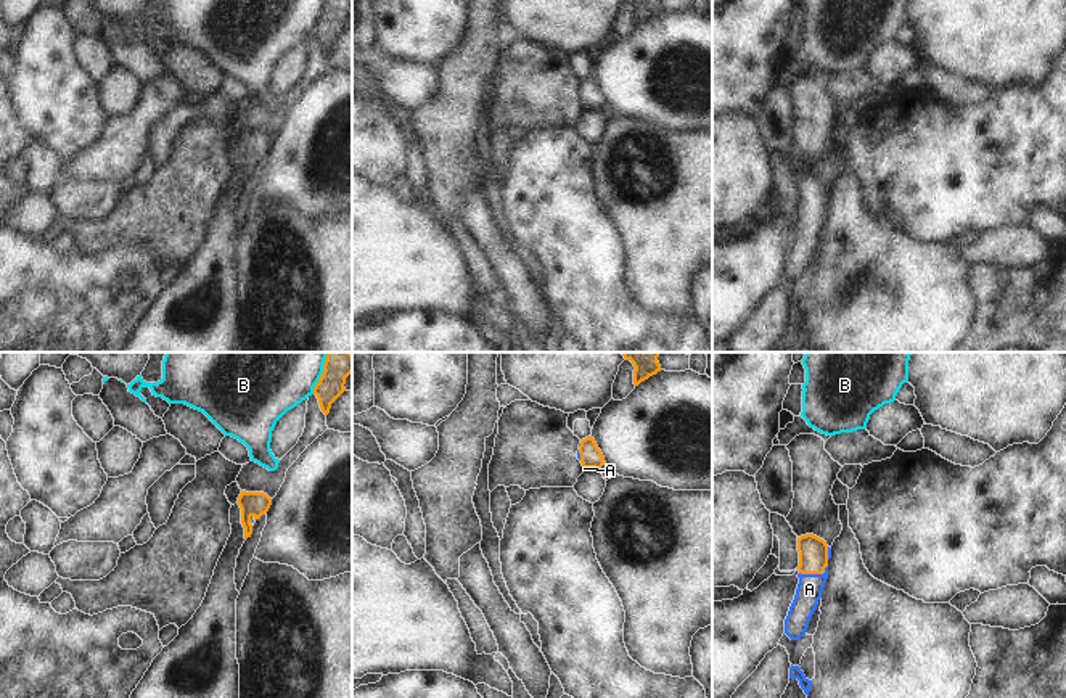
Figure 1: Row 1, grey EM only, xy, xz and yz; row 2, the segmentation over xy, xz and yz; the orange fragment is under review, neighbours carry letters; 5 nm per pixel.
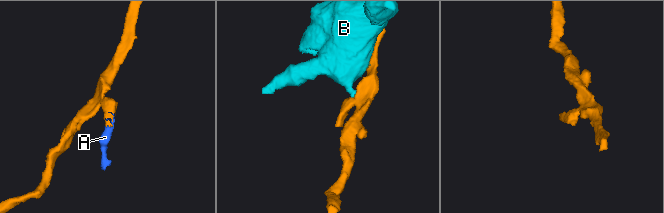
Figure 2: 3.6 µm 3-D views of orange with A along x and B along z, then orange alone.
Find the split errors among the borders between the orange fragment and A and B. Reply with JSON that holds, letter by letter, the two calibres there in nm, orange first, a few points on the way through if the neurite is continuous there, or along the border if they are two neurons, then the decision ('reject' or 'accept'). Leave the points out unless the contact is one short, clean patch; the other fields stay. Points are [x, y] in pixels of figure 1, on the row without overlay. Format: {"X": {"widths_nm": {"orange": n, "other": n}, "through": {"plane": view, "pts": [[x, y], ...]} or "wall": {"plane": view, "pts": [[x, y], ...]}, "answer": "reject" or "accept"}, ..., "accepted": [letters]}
{"A": {"widths_nm": {"orange": 140, "other": 130}, "through": {"plane": "yz", "pts": [[812, 190], [814, 213], [809, 229]]}, "answer": "accept"}, "B": {"widths_nm": {"orange": 140, "other": 280}, "answer": "reject"}, "accepted": ["A"]}

